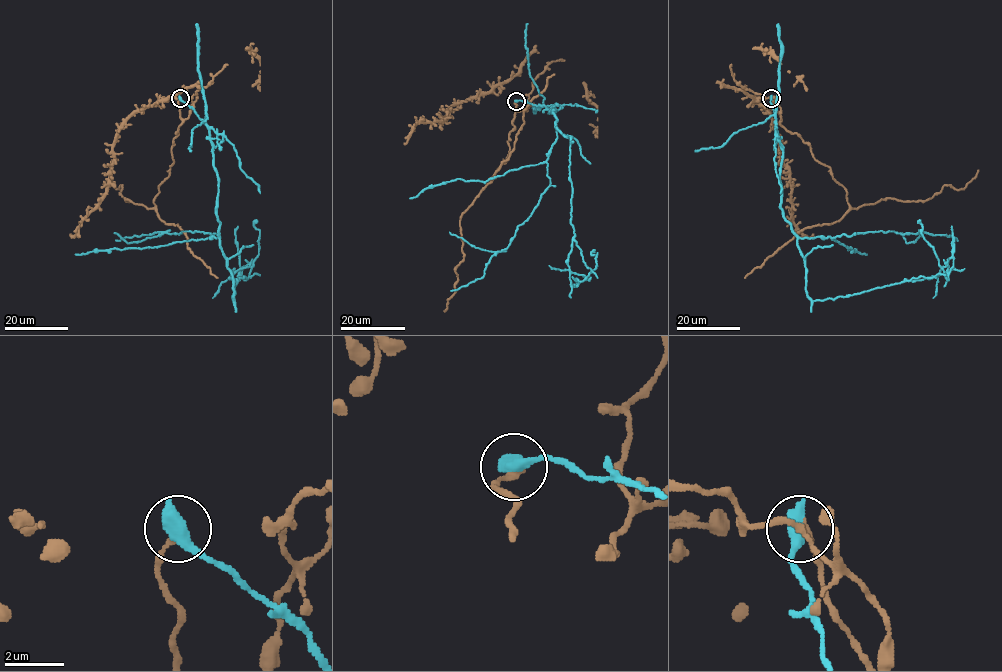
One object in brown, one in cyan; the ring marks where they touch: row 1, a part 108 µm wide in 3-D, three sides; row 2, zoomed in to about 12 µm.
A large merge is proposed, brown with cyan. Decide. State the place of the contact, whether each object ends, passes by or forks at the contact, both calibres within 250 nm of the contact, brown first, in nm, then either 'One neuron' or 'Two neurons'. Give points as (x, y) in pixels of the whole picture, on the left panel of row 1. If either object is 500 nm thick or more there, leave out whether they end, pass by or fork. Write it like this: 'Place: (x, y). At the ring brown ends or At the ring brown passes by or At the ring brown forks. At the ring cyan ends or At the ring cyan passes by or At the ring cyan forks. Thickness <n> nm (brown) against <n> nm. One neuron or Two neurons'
Place: (180, 98). Thickness 240 nm (brown) against 650 nm. Two neurons

